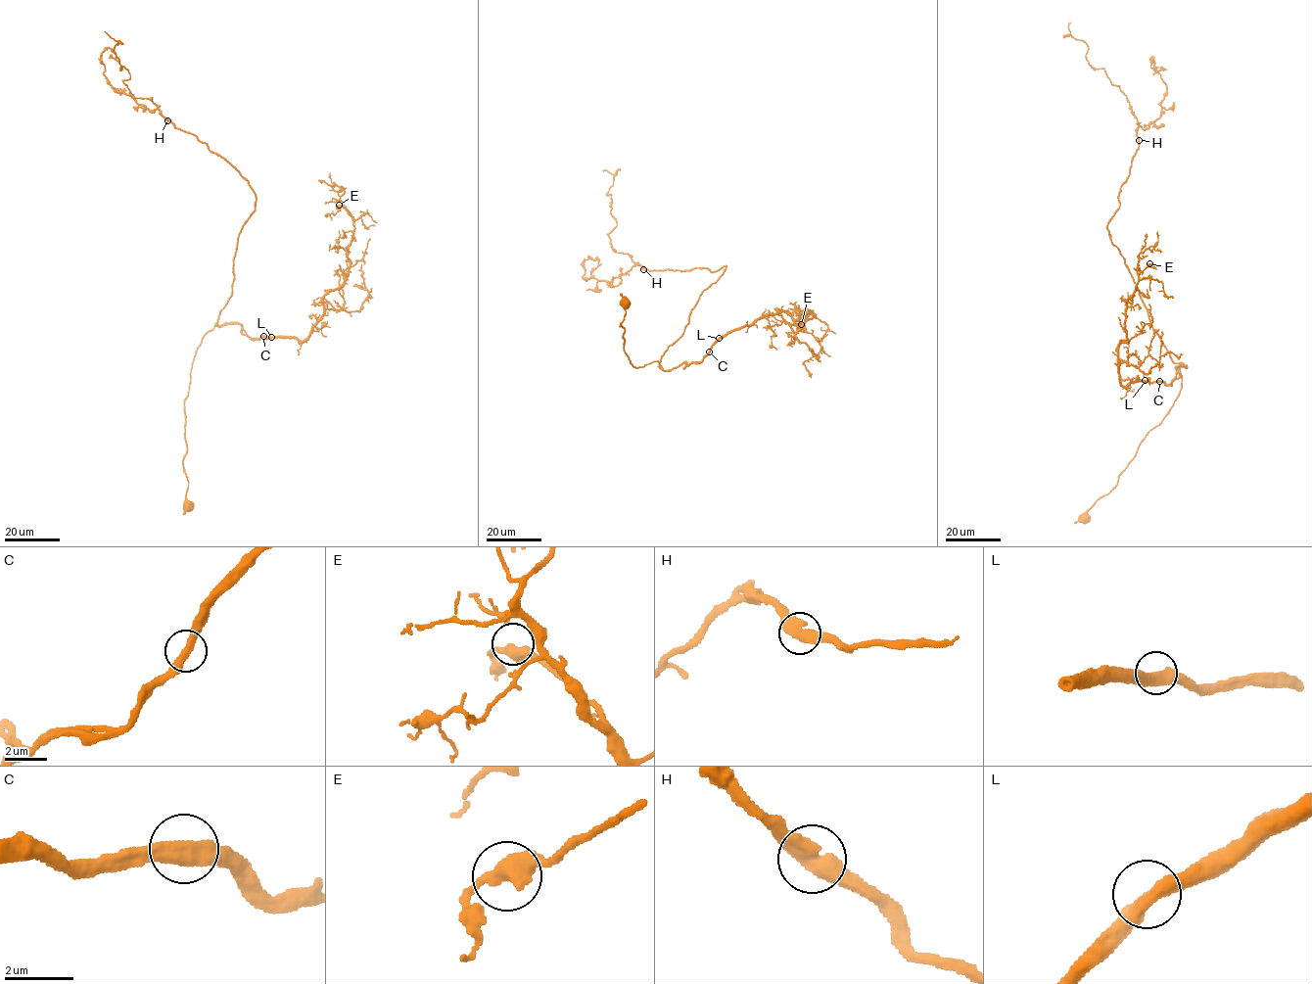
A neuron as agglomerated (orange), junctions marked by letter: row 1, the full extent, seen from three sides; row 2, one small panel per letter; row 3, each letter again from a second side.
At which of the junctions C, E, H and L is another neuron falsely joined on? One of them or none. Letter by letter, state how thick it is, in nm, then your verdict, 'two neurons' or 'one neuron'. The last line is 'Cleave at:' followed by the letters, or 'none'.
C: calibre 460 nm; one neuron
E: calibre 460 nm; one neuron
H: calibre 480 nm; one neuron
L: calibre 460 nm; one neuron
Cleave at: none

